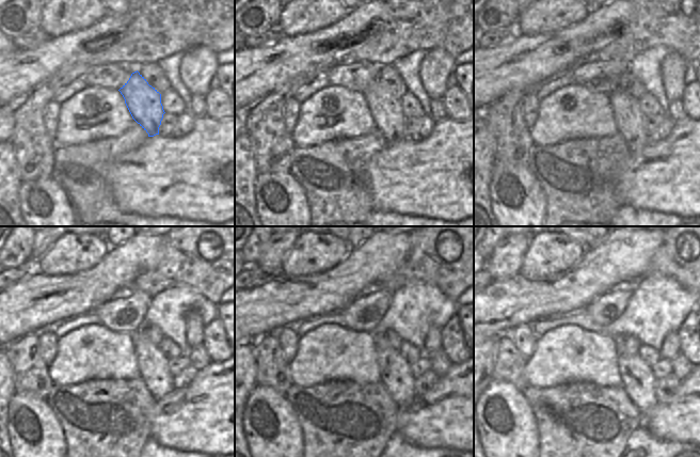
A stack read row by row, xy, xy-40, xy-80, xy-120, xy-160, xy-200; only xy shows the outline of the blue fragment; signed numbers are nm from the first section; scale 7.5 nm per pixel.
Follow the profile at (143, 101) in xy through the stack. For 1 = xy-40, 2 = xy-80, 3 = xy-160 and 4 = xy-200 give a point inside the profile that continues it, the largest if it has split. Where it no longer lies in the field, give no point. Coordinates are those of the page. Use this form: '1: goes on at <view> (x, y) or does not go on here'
1: goes on at xy-40 (386, 111)
2: goes on at xy-80 (629, 119)
3: goes on at xy-160 (395, 371)
4: goes on at xy-200 (637, 380)

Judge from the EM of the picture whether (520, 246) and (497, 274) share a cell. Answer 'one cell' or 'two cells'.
one cell

